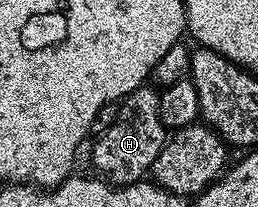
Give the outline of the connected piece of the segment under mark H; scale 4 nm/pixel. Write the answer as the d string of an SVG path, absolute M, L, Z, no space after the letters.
M150 84L136 88L128 97L121 99L112 126L93 139L94 166L107 183L115 187L132 186L151 173L156 156L160 156L168 137L166 126L158 115L158 95L159 91Z

